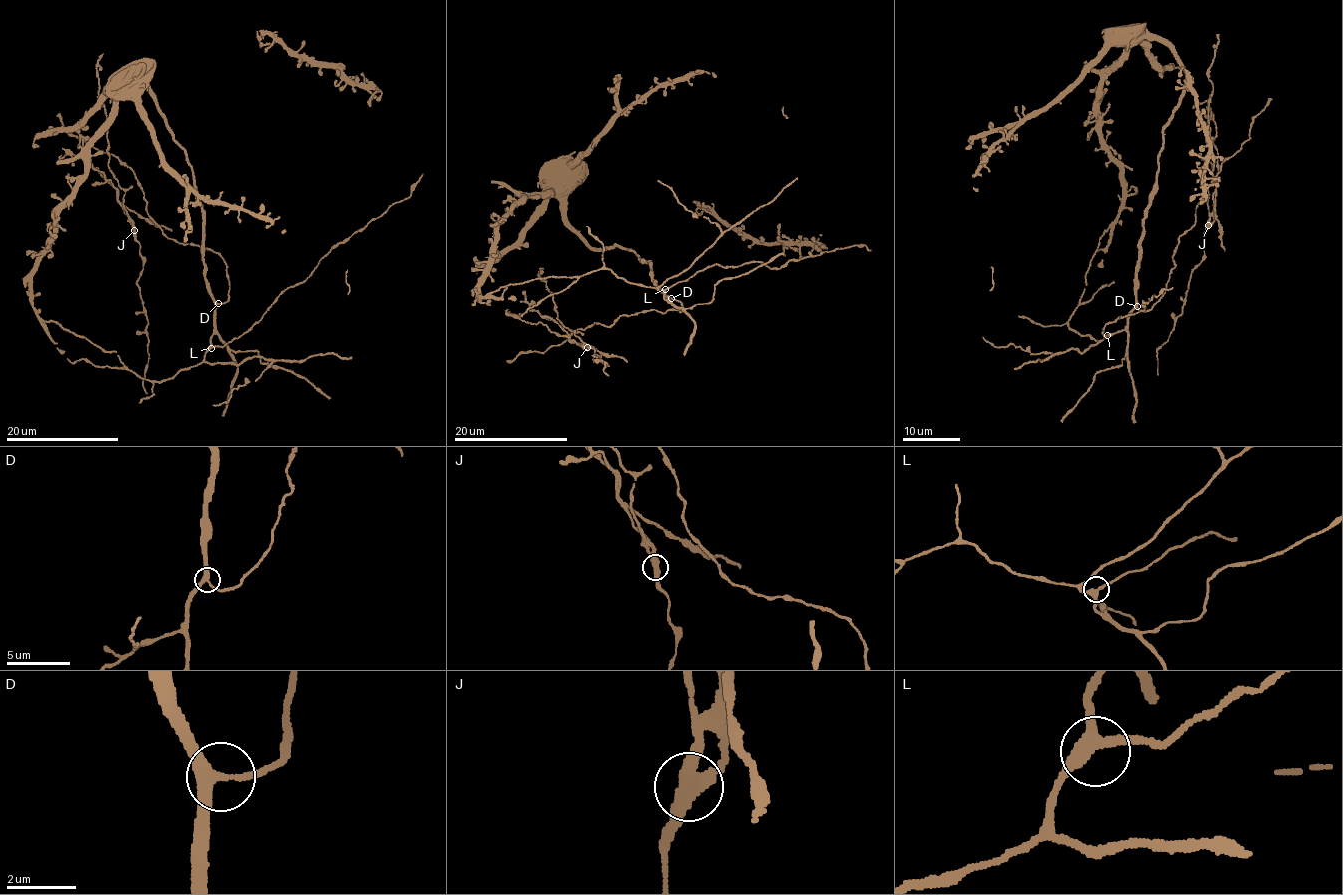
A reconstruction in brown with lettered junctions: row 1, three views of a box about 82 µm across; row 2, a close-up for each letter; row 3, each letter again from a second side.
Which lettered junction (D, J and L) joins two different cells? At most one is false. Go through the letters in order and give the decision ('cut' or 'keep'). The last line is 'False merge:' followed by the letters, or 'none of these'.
D: keep
J: cut
L: keep
False merge: J

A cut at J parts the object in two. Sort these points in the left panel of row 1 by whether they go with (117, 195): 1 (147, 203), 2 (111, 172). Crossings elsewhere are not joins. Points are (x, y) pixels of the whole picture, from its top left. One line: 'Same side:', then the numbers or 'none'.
Same side: none

